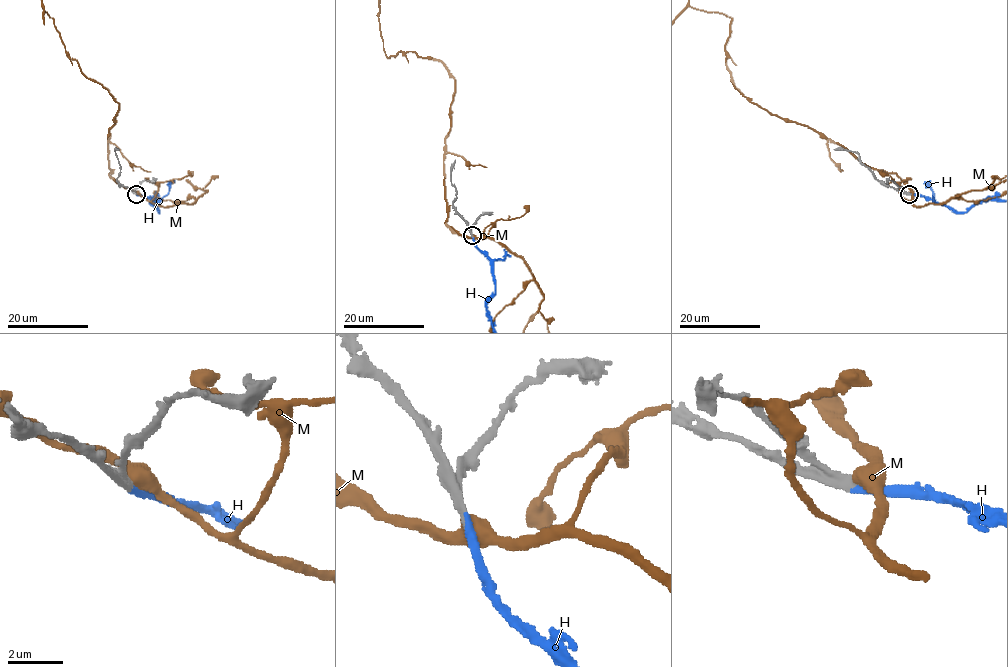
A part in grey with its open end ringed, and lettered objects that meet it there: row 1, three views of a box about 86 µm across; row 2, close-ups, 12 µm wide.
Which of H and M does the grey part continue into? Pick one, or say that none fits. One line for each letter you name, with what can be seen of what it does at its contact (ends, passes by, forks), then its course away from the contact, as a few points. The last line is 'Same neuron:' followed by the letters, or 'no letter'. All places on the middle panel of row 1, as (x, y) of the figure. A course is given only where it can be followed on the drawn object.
H: it ends
Same neuron: H

